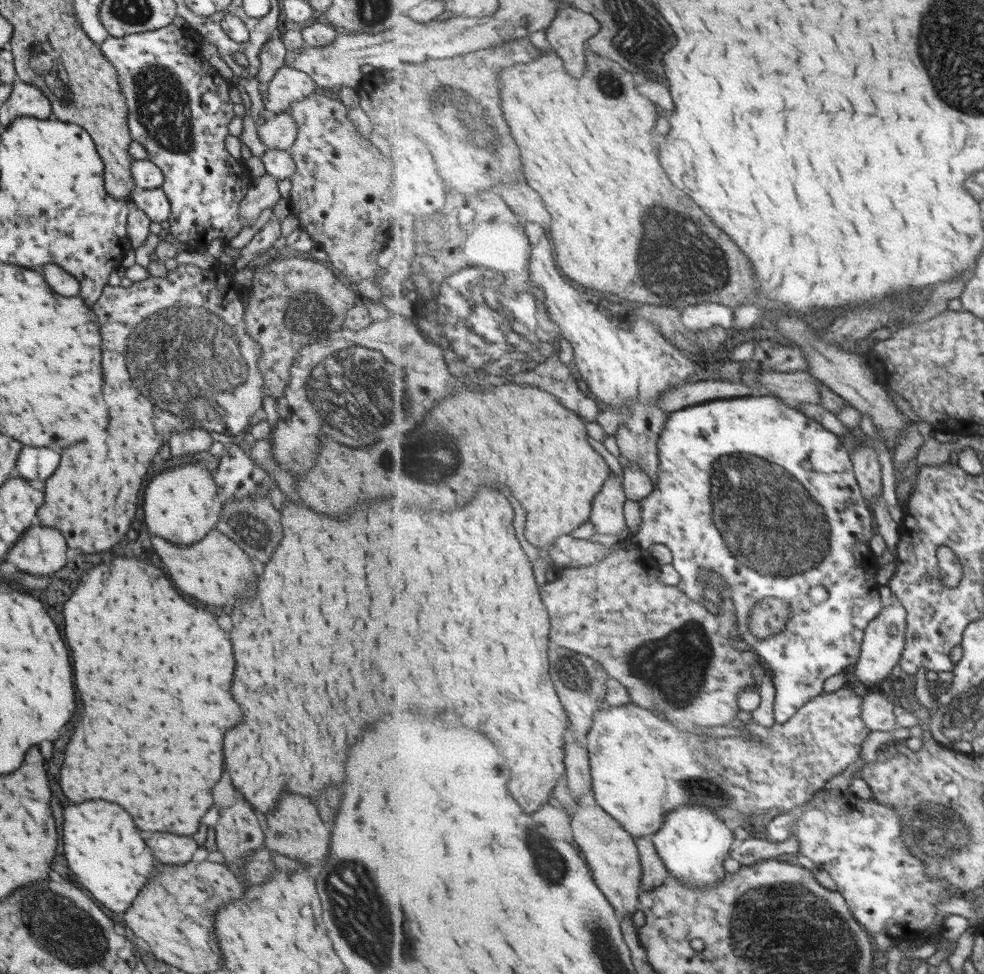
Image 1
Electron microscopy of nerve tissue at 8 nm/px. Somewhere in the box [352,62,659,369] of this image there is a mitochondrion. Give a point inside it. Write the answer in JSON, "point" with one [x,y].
{"point":[496,142]}

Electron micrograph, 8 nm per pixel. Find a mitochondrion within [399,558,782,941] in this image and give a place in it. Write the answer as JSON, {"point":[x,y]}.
{"point":[680,661]}

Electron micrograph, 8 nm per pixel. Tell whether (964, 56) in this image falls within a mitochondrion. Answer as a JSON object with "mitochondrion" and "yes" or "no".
{"mitochondrion":"yes"}

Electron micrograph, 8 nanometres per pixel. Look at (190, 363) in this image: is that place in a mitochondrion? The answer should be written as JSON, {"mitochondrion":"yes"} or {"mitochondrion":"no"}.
{"mitochondrion":"yes"}

